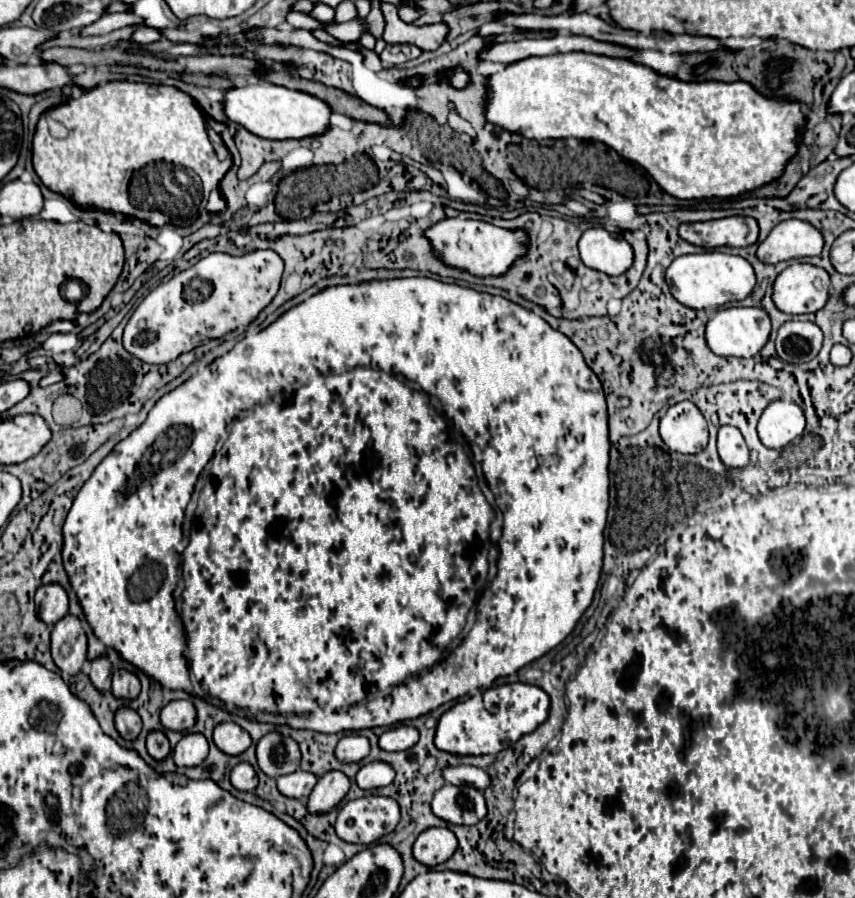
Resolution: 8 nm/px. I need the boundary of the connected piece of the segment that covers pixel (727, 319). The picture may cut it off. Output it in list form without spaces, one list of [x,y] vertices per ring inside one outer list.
[[[724,308],[718,310],[706,324],[708,348],[718,356],[756,356],[770,336],[770,318],[760,308]]]

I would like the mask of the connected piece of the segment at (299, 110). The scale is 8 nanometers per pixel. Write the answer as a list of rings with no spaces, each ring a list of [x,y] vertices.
[[[272,82],[248,84],[244,88],[232,88],[226,92],[224,100],[226,116],[244,126],[248,132],[268,138],[268,140],[286,140],[286,138],[312,138],[322,136],[330,130],[330,106],[316,96],[306,92],[290,90],[286,86],[278,86]]]

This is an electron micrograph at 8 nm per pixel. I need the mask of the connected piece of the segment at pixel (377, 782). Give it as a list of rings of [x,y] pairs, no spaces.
[[[370,762],[370,764],[362,766],[356,774],[356,784],[362,790],[388,786],[392,780],[394,780],[394,770],[386,762]]]

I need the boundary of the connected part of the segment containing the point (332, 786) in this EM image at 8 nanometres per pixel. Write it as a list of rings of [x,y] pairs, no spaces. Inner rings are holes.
[[[328,772],[324,774],[324,778],[318,778],[318,784],[314,786],[306,808],[310,814],[326,814],[330,810],[334,810],[342,798],[348,794],[350,788],[350,780],[342,774],[342,772]]]

